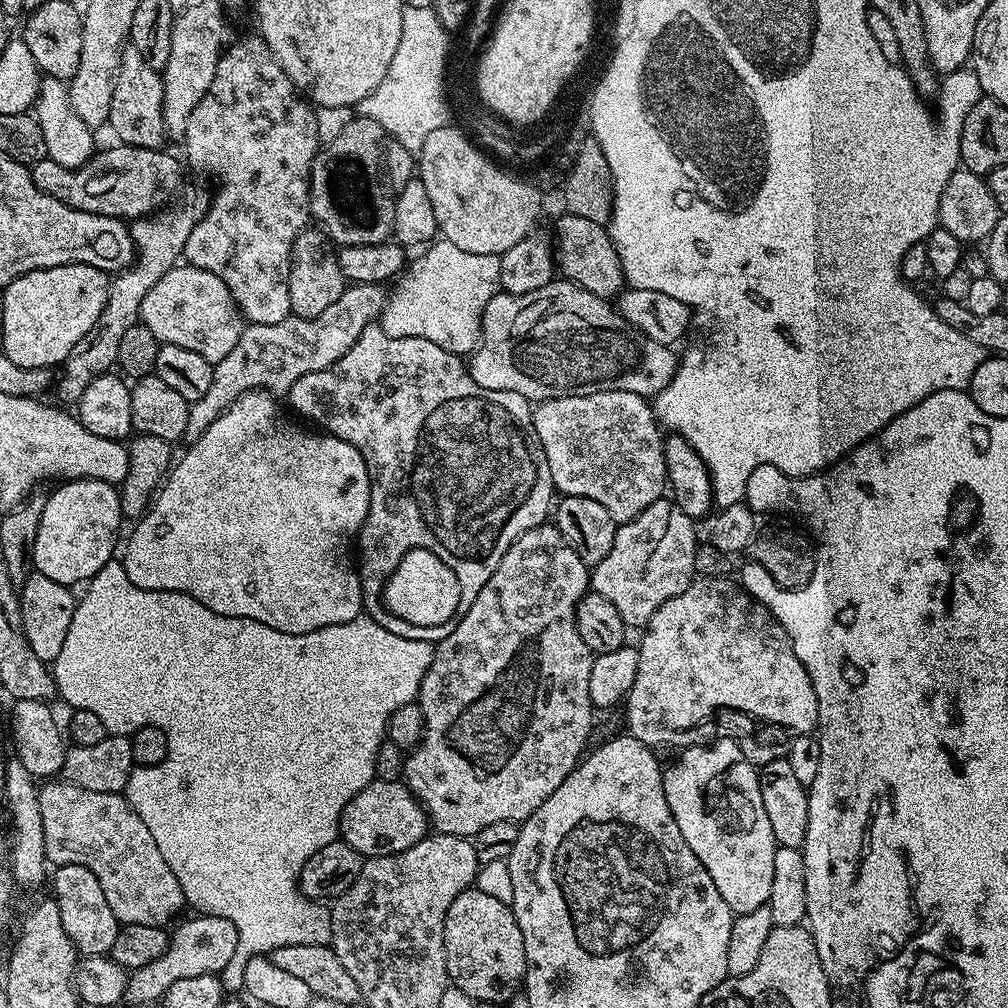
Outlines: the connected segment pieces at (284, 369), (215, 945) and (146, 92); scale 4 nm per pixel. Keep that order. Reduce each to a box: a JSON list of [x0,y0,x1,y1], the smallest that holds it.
[[187,285,386,441],[127,914,238,1004],[106,46,166,148]]

